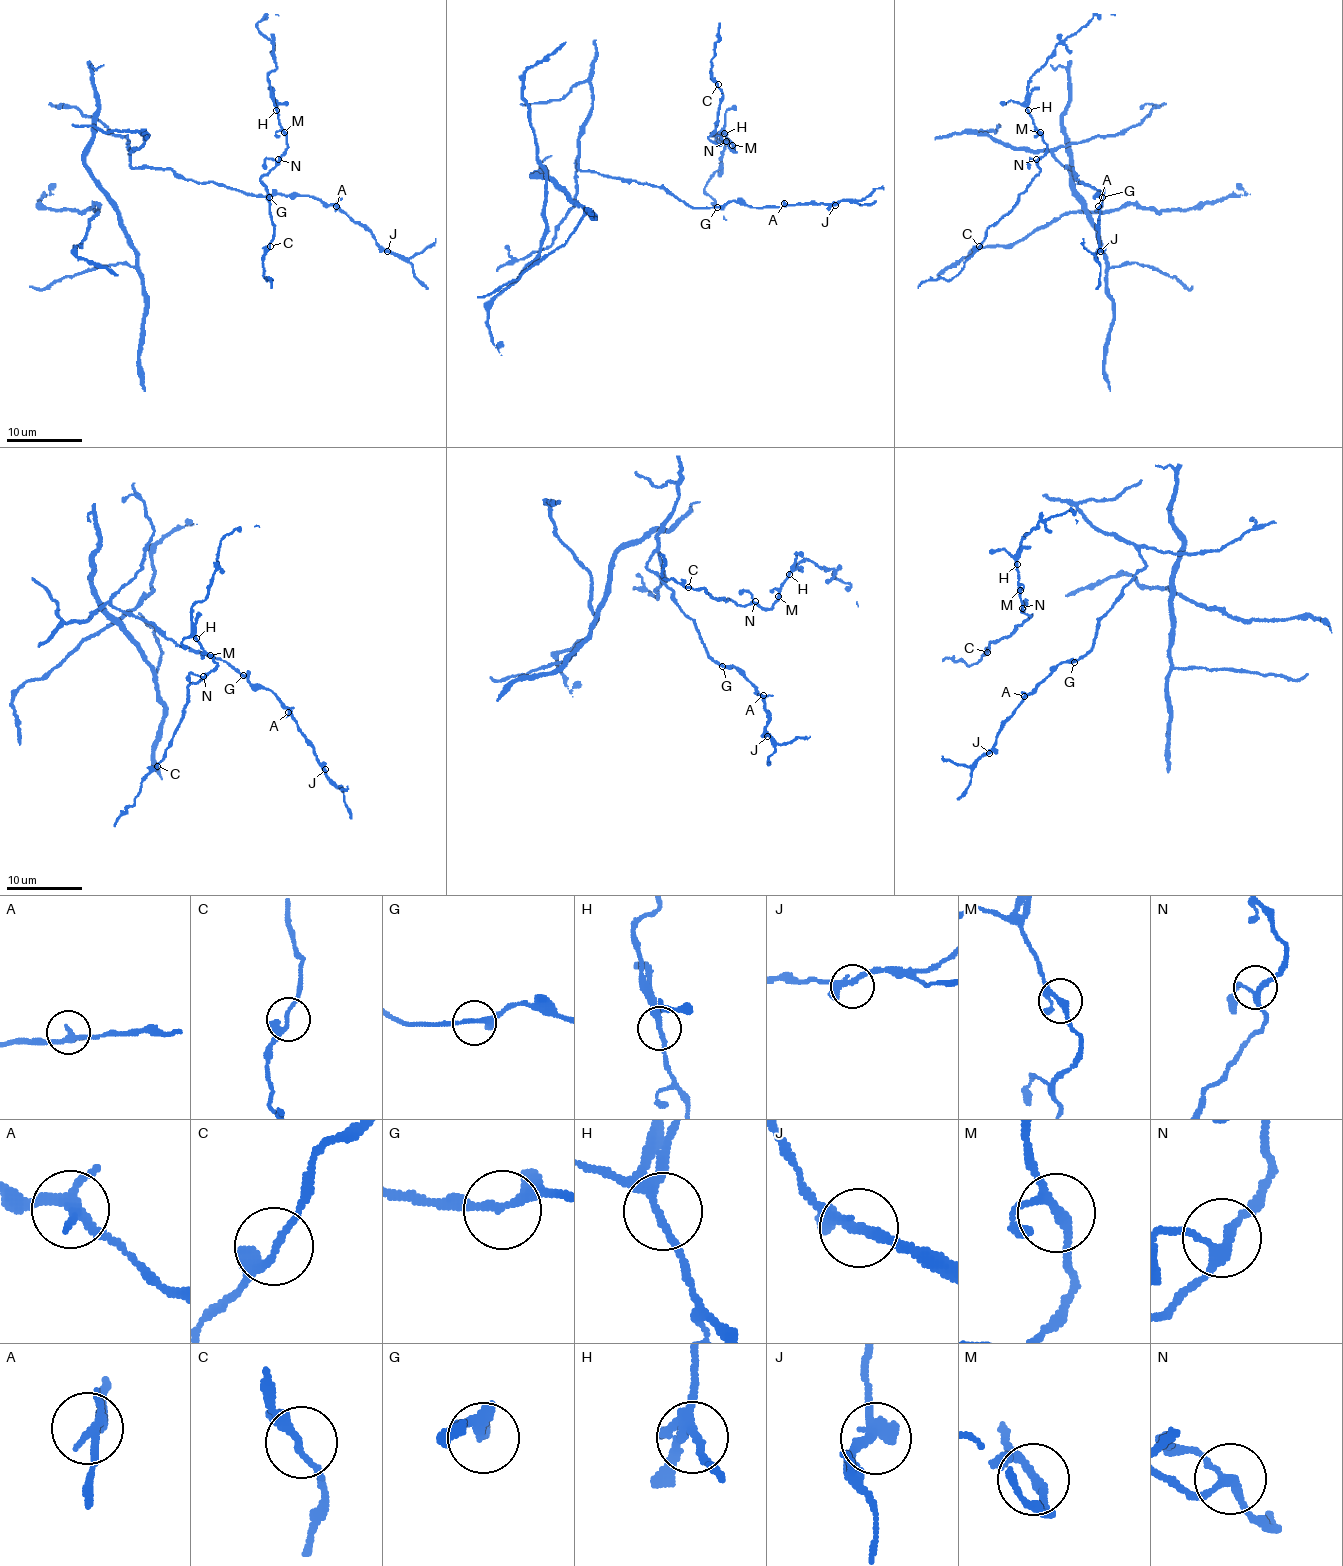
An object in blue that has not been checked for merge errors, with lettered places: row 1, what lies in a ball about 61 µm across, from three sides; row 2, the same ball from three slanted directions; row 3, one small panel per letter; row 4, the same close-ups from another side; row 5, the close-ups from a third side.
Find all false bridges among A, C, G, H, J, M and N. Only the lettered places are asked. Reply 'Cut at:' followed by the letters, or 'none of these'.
Cut at: none of these

